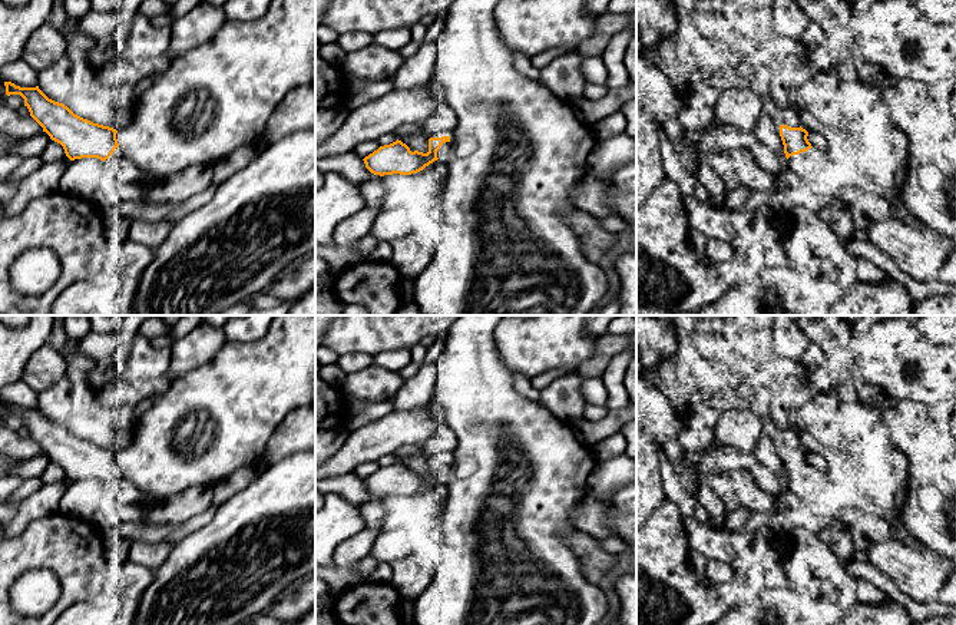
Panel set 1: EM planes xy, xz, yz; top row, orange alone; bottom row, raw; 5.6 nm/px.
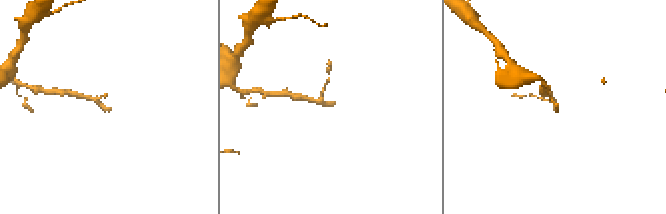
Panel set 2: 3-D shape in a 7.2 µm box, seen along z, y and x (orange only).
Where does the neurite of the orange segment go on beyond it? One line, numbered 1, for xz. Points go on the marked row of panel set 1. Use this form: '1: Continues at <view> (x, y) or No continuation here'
1: No continuation here

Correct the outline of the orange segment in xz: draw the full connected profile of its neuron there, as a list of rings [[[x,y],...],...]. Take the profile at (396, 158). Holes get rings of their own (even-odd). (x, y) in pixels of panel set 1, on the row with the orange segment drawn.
[[[450,136],[430,138],[429,152],[423,153],[419,151],[411,152],[406,143],[397,139],[390,145],[380,146],[363,161],[374,175],[411,175],[437,161],[437,151],[446,142],[450,142]]]

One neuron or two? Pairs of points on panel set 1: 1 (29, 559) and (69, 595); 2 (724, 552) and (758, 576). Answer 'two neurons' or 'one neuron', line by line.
1: one neuron
2: one neuron

